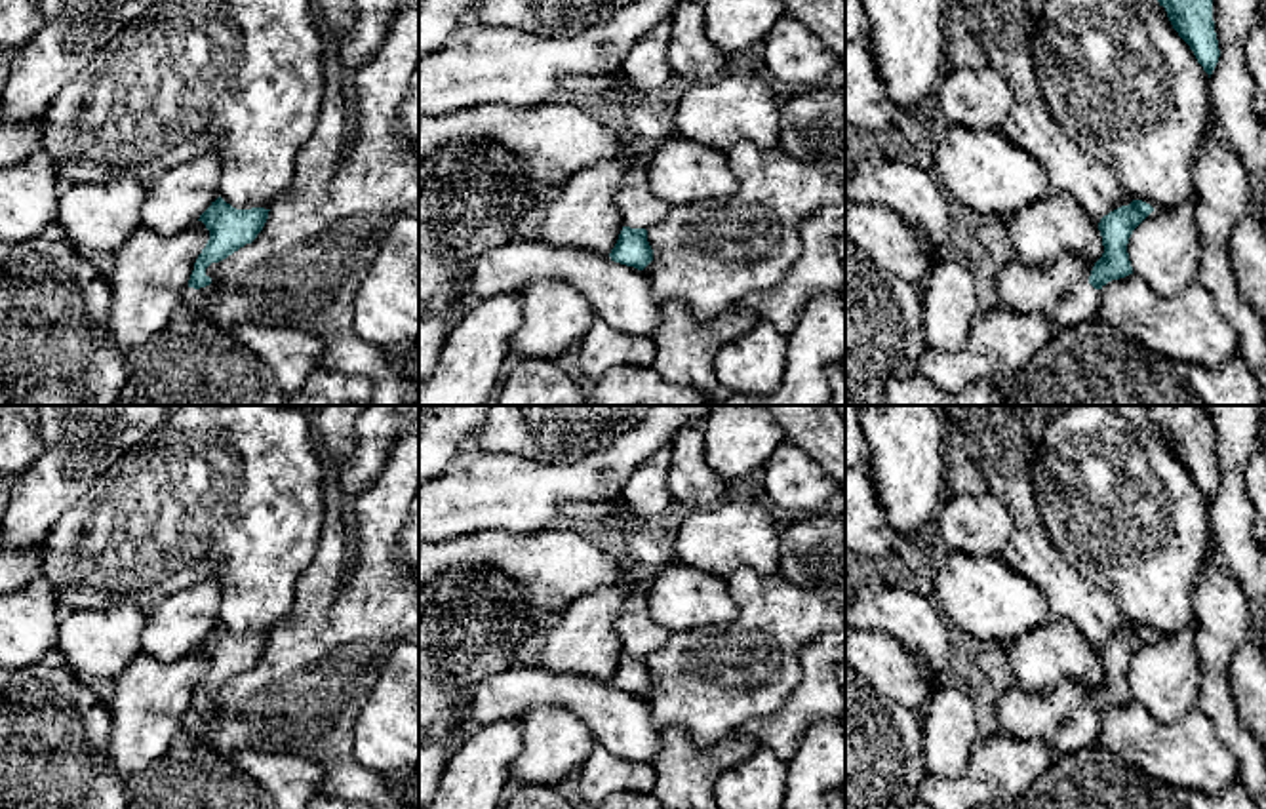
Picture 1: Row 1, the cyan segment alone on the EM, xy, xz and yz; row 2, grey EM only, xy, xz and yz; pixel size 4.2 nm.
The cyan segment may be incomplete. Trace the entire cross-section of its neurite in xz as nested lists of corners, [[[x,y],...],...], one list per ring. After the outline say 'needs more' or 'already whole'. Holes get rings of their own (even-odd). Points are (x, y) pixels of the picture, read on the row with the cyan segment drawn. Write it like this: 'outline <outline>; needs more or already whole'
outline [[[634,164],[617,192],[623,230],[609,257],[615,263],[643,270],[653,261],[647,228],[668,217],[670,206],[647,188],[647,168]]]; needs more

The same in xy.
outline [[[219,196],[200,215],[198,221],[209,230],[209,240],[194,263],[188,287],[183,293],[181,314],[200,318],[215,295],[211,278],[219,263],[257,238],[268,211],[265,207],[236,209]]]; needs more

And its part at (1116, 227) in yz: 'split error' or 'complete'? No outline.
split error

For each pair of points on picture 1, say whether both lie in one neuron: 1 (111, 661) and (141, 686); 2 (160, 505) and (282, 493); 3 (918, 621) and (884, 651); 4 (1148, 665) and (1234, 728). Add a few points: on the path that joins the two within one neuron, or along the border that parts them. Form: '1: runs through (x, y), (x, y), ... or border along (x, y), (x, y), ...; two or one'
1: border along (139, 651), (115, 680); two
2: runs through (191, 503), (212, 493), (252, 493); one
3: border along (865, 629), (890, 632), (928, 672); two
4: border along (1198, 655), (1194, 707); two

